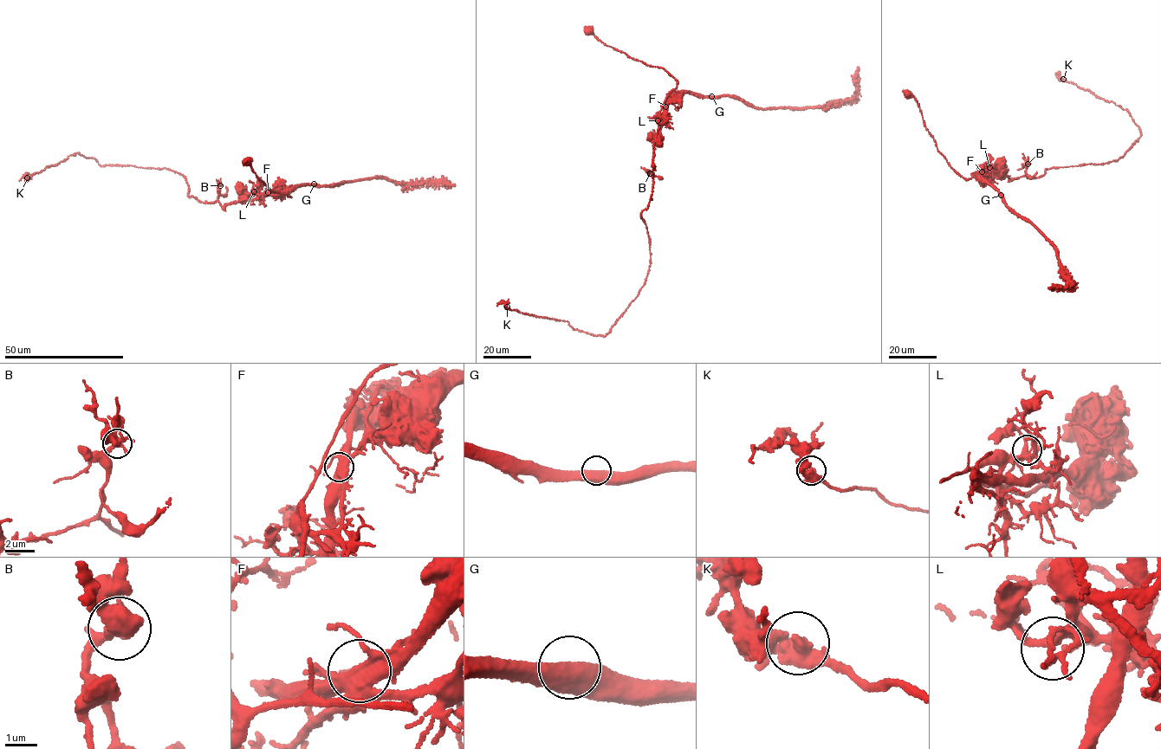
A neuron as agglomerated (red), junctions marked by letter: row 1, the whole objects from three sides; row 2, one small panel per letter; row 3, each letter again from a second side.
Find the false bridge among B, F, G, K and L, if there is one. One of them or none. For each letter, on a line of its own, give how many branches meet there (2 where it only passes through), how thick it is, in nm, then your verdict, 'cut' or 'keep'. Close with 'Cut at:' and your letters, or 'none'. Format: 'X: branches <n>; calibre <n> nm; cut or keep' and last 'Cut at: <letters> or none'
B: branches 3; calibre 440 nm; keep
F: branches 4; calibre 440 nm; cut
G: branches 2; calibre 550 nm; keep
K: branches 2; calibre 440 nm; keep
L: branches 5; calibre 280 nm; keep
Cut at: F

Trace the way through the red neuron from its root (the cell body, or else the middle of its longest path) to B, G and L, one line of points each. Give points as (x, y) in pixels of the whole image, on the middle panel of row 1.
B: (589, 29), (606, 45), (647, 66), (662, 67), (677, 81), (659, 112), (652, 178), (650, 173)
G: (589, 29), (606, 45), (662, 67), (677, 81), (661, 108), (661, 117), (681, 93), (711, 96)
L: (589, 29), (606, 45), (647, 66), (662, 67), (677, 81), (677, 87), (666, 98), (658, 120)

